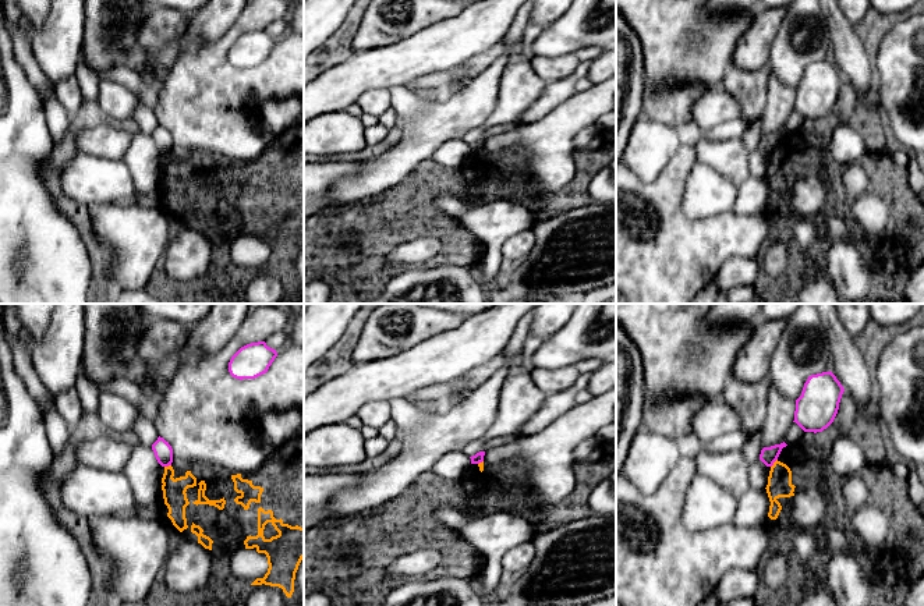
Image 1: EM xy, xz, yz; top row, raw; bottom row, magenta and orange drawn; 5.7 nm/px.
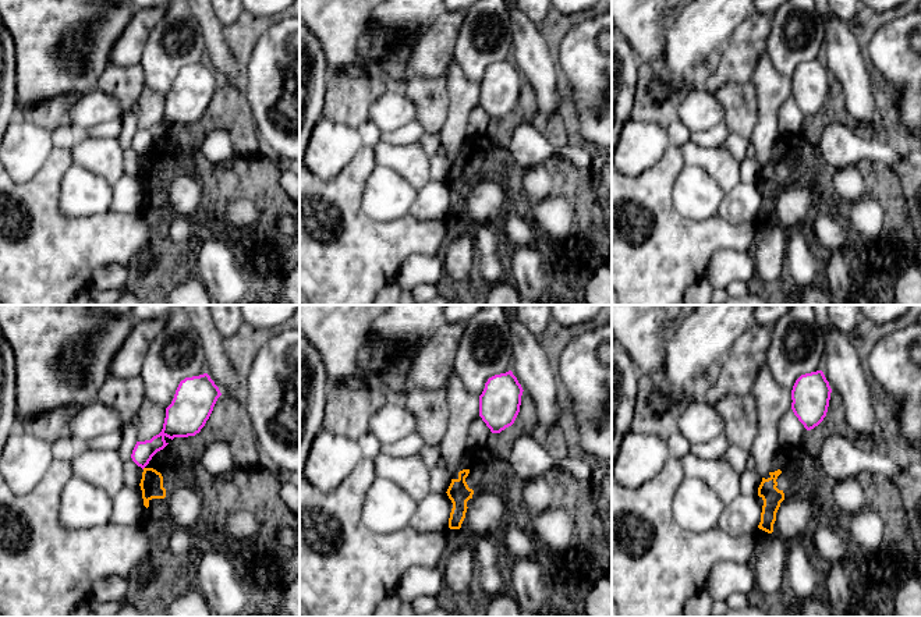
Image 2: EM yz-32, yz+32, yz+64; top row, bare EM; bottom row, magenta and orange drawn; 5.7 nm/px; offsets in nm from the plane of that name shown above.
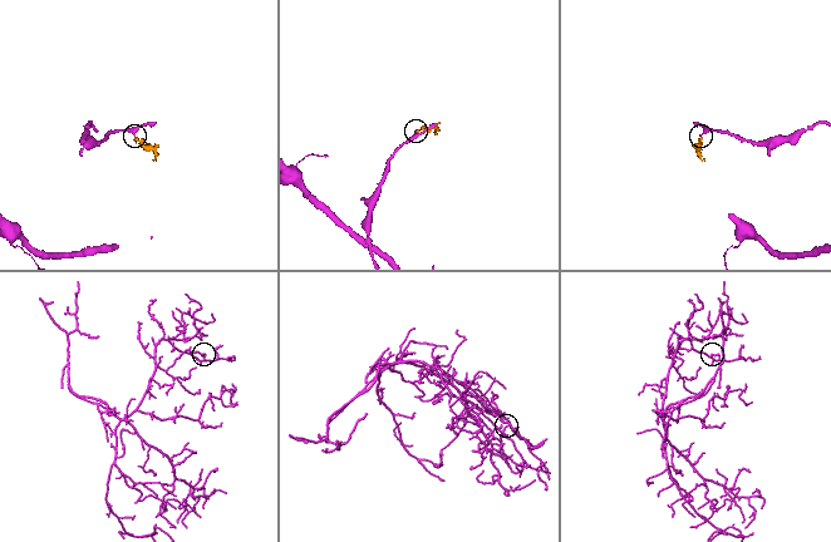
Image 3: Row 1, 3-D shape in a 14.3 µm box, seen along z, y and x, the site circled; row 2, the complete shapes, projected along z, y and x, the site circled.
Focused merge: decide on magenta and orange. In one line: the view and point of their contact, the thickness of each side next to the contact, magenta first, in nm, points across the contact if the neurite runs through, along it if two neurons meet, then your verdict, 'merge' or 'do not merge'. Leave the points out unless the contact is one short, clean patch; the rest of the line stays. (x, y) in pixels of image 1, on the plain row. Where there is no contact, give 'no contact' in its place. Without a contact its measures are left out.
contact yz (774, 149); calibres 100 and 140 nm; border yz (776, 146), (771, 155); do not merge

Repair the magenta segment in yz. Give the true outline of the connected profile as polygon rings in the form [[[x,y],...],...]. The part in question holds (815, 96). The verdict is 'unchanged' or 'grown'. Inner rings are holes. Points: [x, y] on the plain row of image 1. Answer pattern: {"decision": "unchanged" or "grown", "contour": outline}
{"decision": "unchanged", "contour": [[[831,59],[808,64],[801,84],[796,88],[793,110],[804,120],[822,120],[833,110],[843,79]]]}

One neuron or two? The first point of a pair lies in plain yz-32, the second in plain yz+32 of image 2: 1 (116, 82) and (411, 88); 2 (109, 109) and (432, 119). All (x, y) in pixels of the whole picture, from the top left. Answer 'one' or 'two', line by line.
1: one
2: two

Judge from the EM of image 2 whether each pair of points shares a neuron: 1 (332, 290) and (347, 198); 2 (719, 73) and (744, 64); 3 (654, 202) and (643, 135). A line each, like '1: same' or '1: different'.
1: same
2: same
3: different

